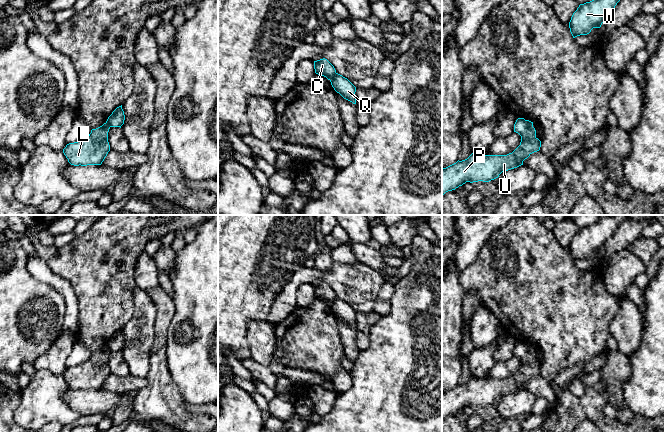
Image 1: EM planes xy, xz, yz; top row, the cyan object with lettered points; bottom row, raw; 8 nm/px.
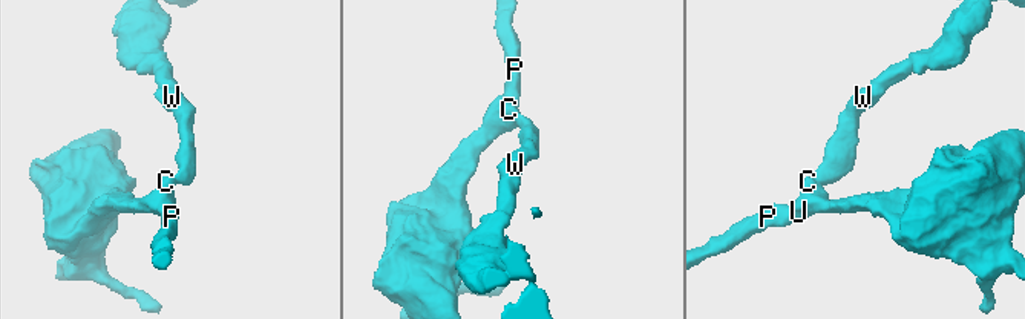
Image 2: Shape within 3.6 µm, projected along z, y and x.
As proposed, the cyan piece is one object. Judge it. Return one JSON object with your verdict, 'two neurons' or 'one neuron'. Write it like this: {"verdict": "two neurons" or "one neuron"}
{"verdict": "two neurons"}

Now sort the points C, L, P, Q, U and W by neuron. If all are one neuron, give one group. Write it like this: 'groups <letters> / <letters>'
groups C L P U / Q W

